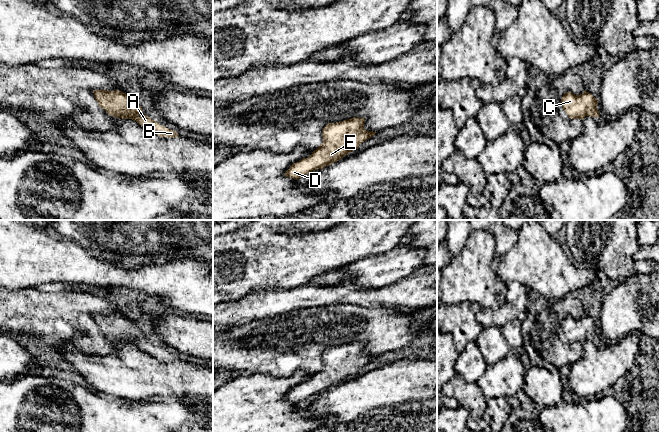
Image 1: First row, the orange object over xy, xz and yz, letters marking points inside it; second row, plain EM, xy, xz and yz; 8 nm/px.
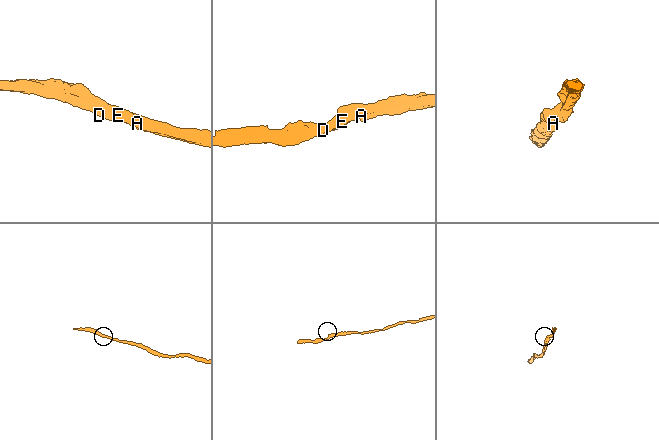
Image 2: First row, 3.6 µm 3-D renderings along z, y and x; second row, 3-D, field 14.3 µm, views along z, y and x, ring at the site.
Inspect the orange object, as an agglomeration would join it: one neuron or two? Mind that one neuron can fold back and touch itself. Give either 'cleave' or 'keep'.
keep

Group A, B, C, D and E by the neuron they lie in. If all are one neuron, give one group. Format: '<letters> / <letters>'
A B C D E

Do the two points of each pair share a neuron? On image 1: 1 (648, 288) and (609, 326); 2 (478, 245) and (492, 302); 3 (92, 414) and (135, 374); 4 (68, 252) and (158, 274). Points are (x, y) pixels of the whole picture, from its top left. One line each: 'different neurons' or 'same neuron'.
1: same neuron
2: same neuron
3: different neurons
4: same neuron

